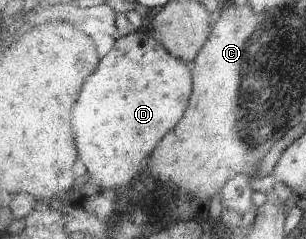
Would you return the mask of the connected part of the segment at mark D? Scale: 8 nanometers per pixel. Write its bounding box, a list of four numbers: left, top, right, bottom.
[74,31,192,187]

